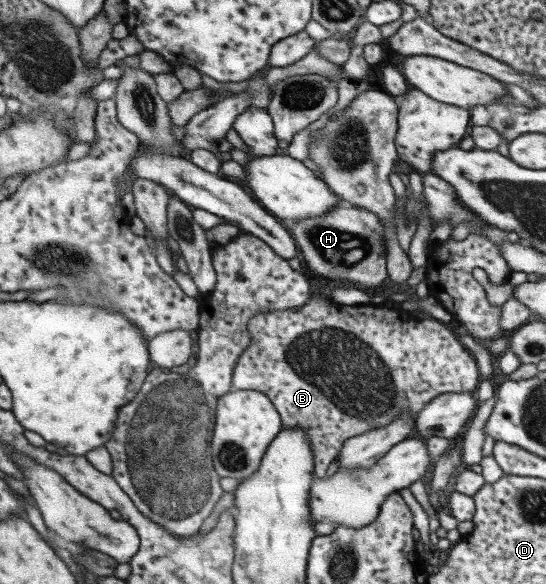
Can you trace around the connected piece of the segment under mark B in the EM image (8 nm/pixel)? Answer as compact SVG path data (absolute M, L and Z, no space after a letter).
M310 295L306 304L288 310L277 310L266 314L256 314L246 322L246 333L249 335L249 343L246 350L240 354L236 364L234 364L231 387L234 390L254 390L262 392L273 403L282 425L282 429L296 429L304 431L309 437L310 449L313 455L313 475L324 477L324 472L328 469L330 462L337 457L342 442L345 439L362 435L370 430L382 428L394 418L398 418L405 409L409 410L412 421L416 414L437 395L444 392L472 392L478 383L478 369L468 348L461 345L457 340L455 331L445 323L440 323L434 319L425 317L419 319L412 313L402 309L391 309L388 307L378 307L378 305L359 304L358 306L348 306L336 304L329 299L324 299L320 295Z

